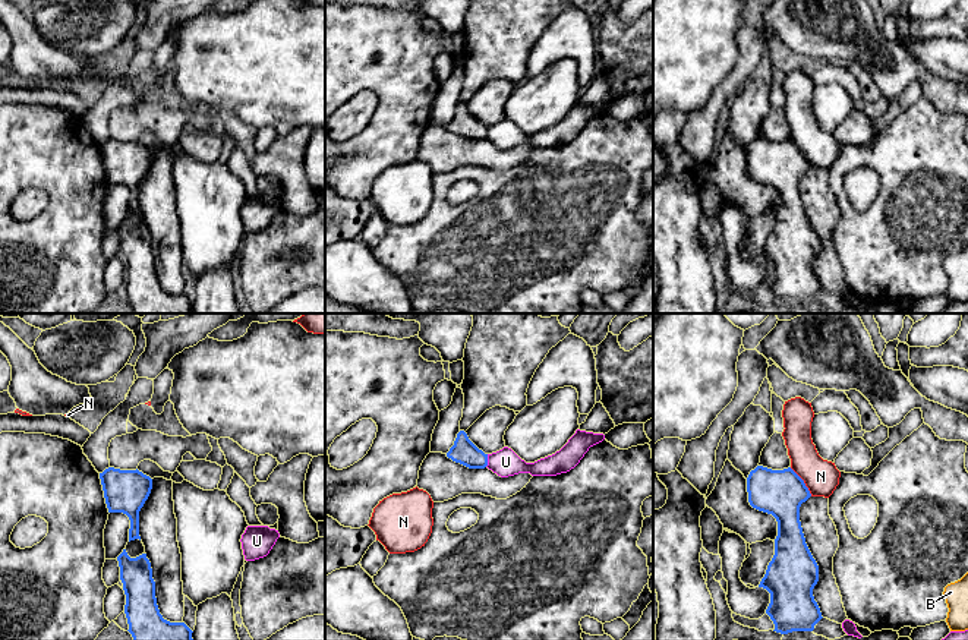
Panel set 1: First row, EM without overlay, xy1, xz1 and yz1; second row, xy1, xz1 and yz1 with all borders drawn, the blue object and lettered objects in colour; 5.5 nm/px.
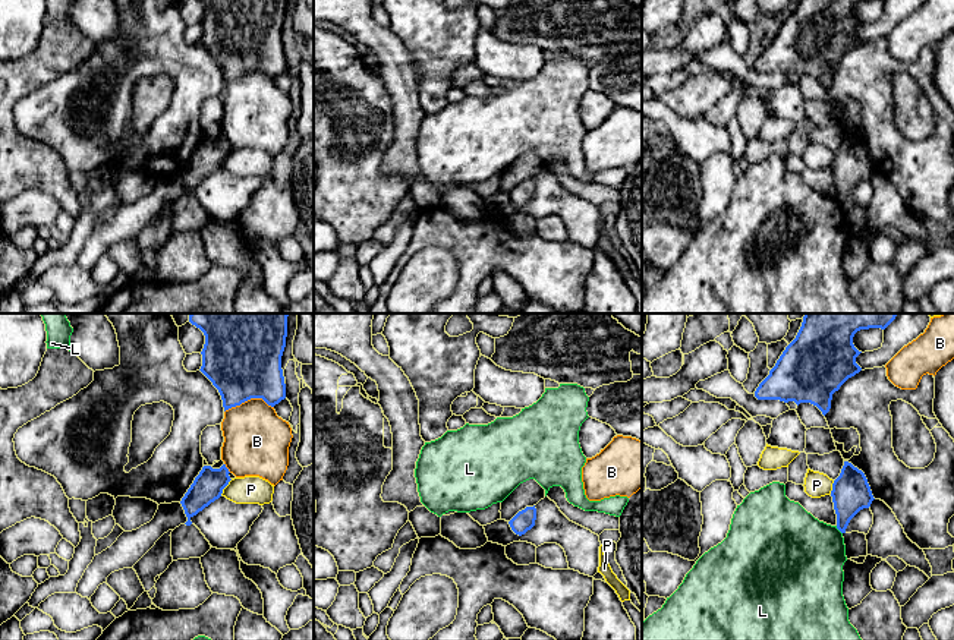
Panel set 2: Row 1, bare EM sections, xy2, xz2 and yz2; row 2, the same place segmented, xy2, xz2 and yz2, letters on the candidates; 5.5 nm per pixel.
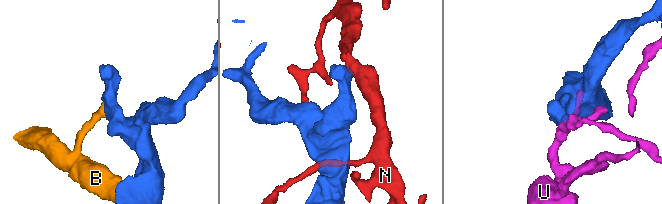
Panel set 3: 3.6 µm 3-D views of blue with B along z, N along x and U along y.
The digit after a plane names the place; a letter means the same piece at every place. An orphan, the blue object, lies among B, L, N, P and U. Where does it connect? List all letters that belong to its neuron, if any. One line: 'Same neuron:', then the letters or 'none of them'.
Same neuron: none of them

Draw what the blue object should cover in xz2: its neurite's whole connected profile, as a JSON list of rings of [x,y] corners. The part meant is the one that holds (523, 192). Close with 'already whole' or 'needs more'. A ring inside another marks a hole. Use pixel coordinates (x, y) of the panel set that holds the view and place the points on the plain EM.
[[[533,177],[519,183],[509,193],[509,196],[516,206],[522,208],[535,198],[535,192],[536,192],[536,180]]] | already whole

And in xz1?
[[[464,103],[457,105],[454,117],[447,124],[447,129],[469,141],[485,141],[488,138],[488,126],[479,122]]] | already whole

